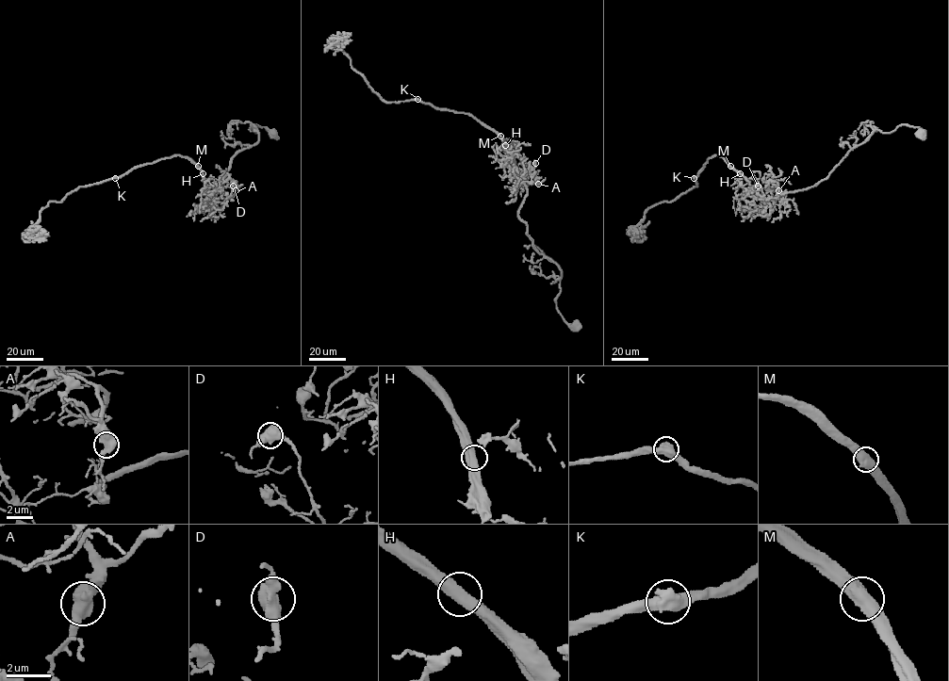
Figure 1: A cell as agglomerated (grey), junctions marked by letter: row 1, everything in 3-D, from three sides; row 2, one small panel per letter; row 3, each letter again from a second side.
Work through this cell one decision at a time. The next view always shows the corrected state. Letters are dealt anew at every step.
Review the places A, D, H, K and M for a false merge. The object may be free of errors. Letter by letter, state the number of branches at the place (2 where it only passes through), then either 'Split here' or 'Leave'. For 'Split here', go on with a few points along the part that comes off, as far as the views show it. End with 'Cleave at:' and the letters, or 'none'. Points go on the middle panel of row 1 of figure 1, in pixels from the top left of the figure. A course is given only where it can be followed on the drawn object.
A: Branches: 2. Leave
D: Branches: 2. Leave
H: Branches: 2. Leave
K: Branches: 2. Leave
M: Branches: 2. Leave
Cleave at: none

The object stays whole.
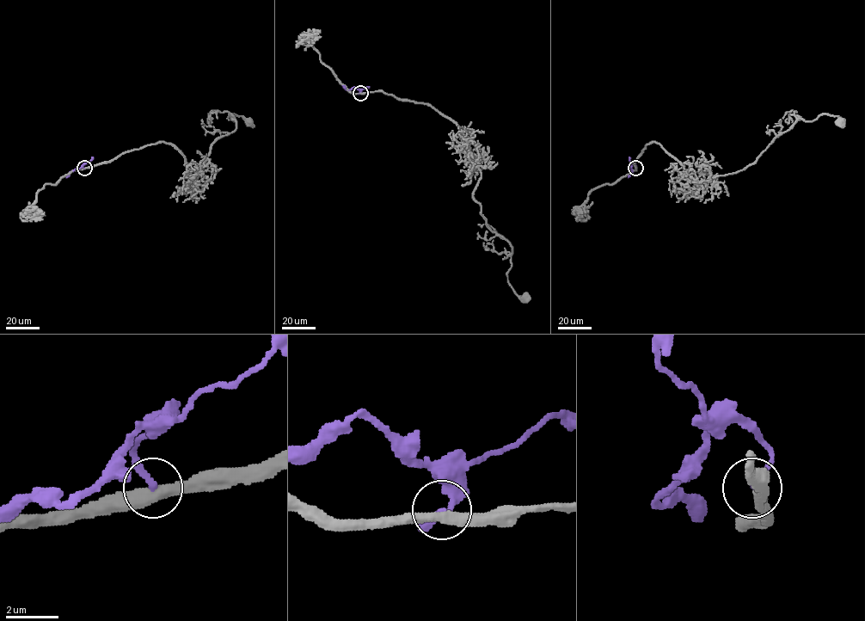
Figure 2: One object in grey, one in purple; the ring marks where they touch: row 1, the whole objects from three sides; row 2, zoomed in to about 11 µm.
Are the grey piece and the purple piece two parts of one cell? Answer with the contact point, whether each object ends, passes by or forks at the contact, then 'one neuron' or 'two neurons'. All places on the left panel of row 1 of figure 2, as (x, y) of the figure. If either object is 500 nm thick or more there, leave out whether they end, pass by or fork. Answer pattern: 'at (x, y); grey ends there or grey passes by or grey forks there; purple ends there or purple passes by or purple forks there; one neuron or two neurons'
at (84, 168); grey passes by; purple ends there; two neurons

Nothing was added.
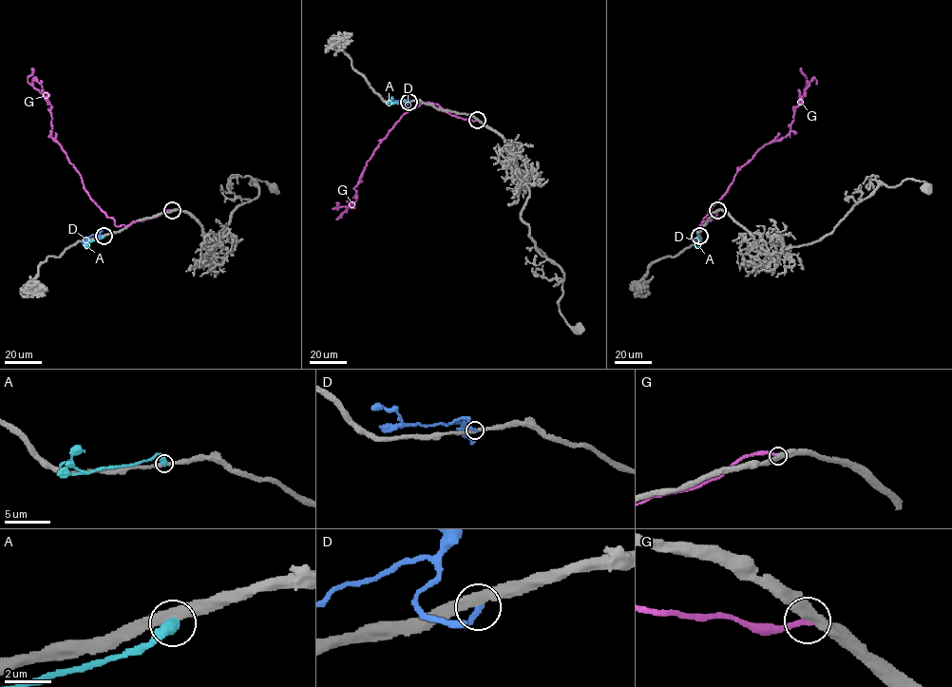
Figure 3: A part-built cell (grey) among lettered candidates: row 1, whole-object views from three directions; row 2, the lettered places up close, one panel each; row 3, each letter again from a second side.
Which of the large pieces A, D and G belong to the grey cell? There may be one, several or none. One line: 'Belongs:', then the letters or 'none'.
Belongs: none

